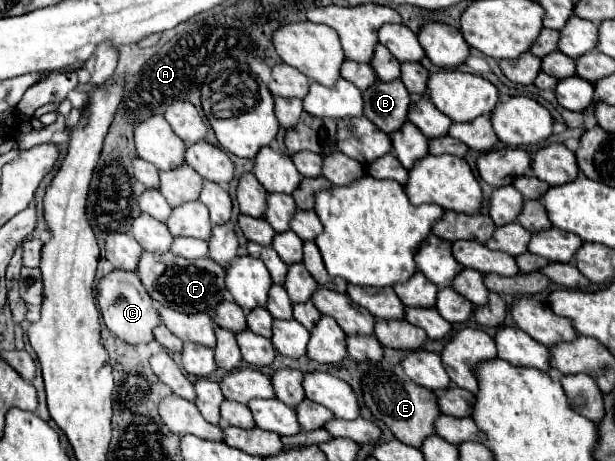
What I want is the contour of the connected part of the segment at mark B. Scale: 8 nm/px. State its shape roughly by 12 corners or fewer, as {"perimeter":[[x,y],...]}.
{"perimeter":[[400,79],[362,91],[364,115],[384,133],[406,123]]}

